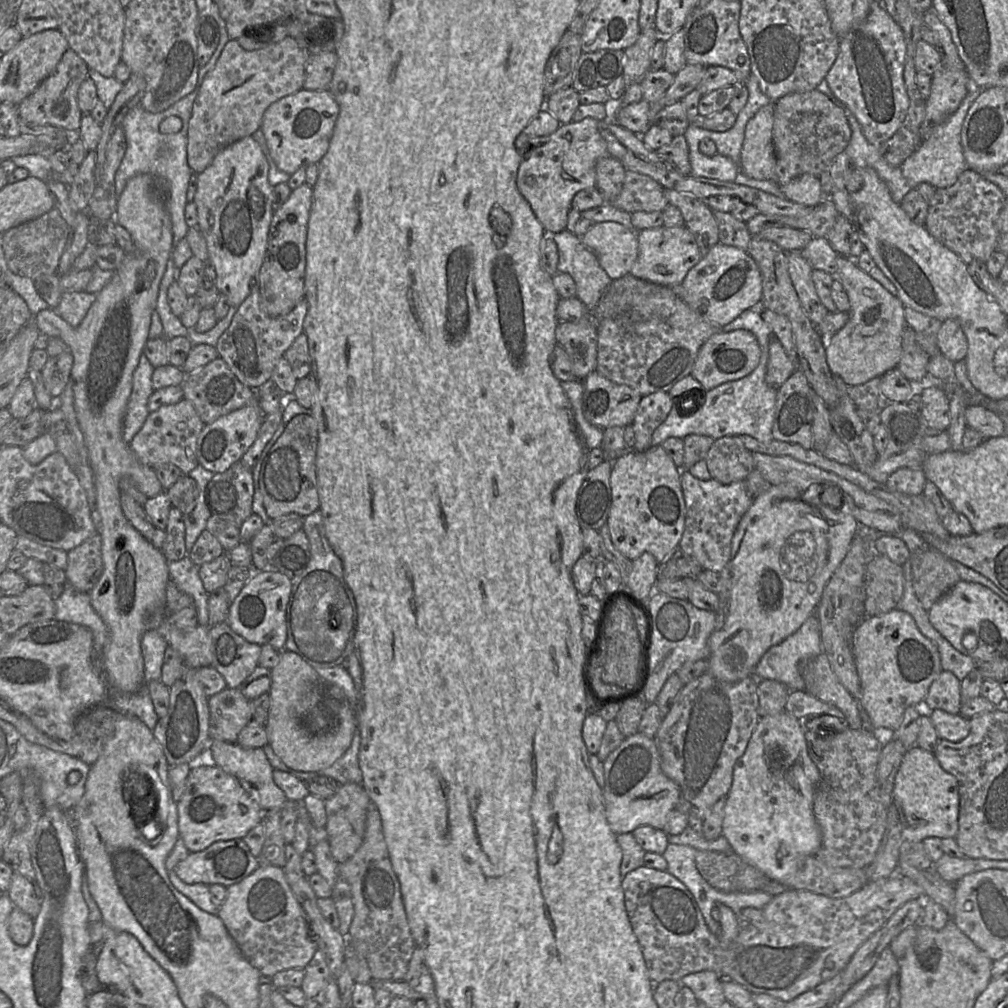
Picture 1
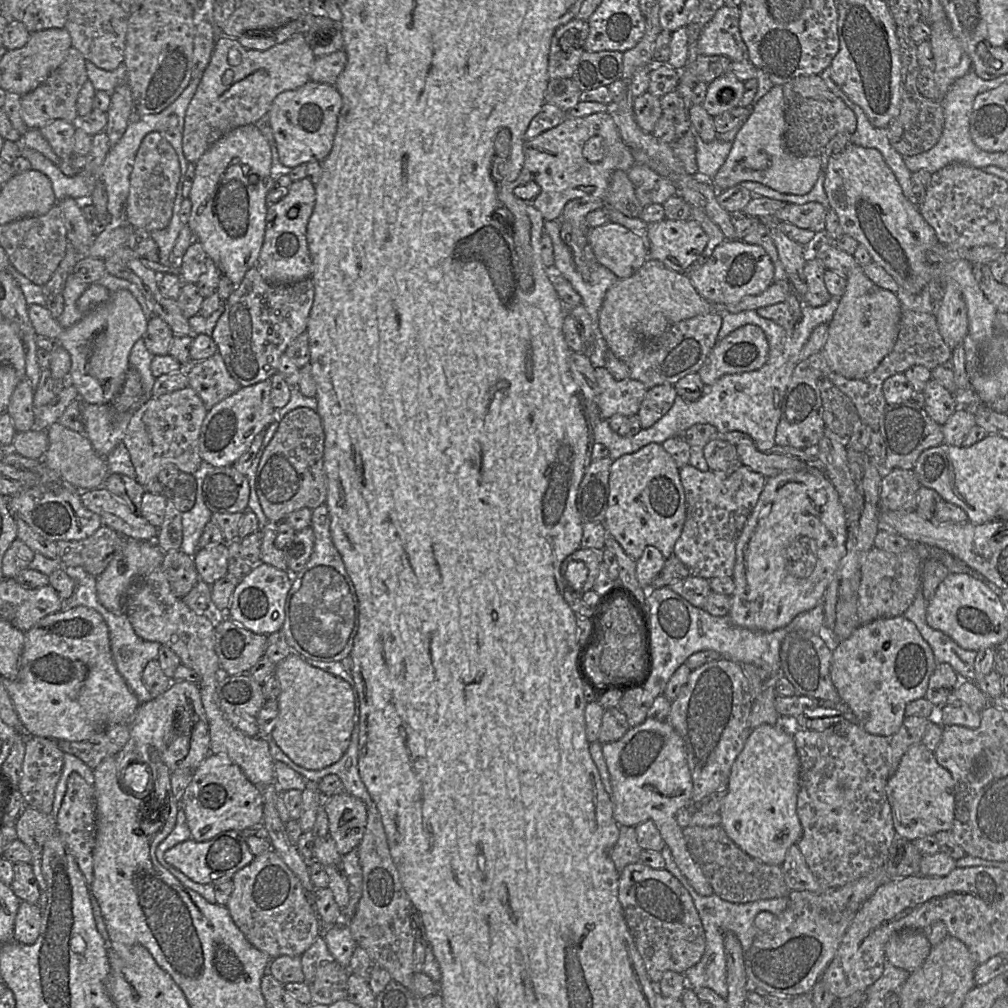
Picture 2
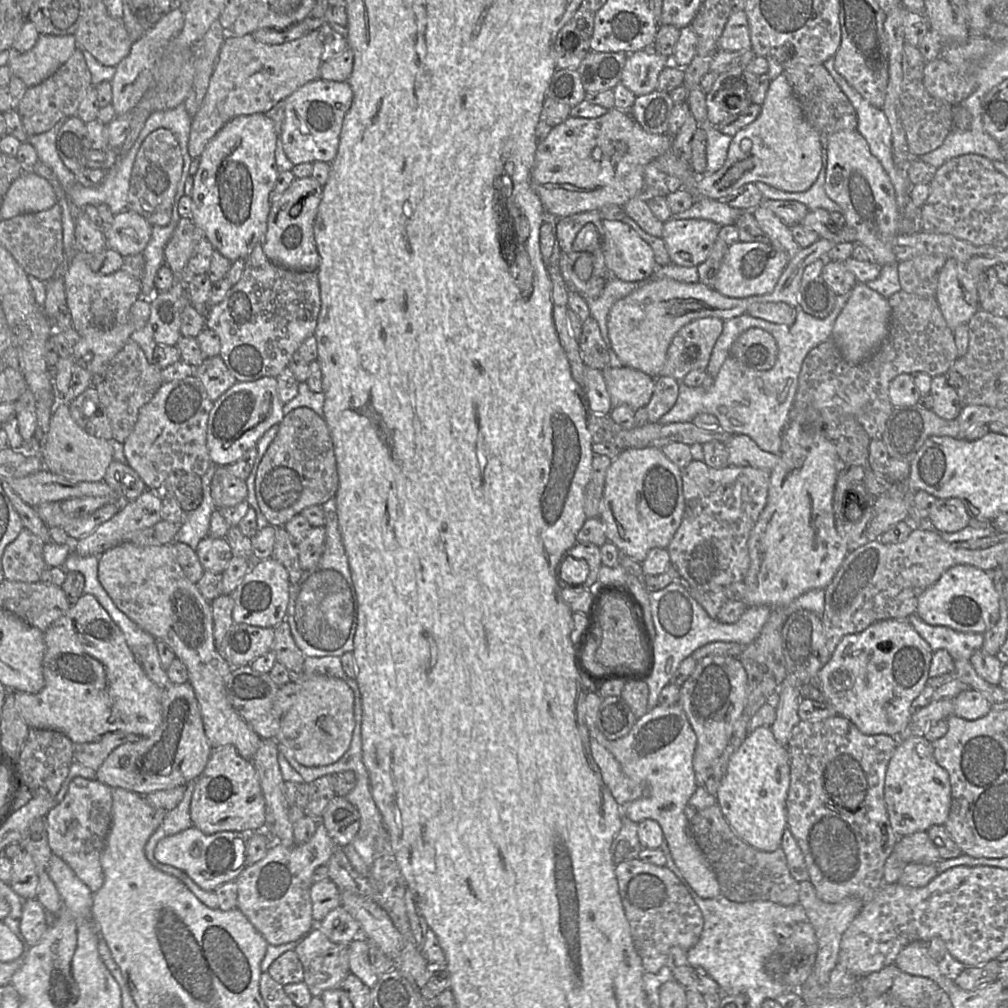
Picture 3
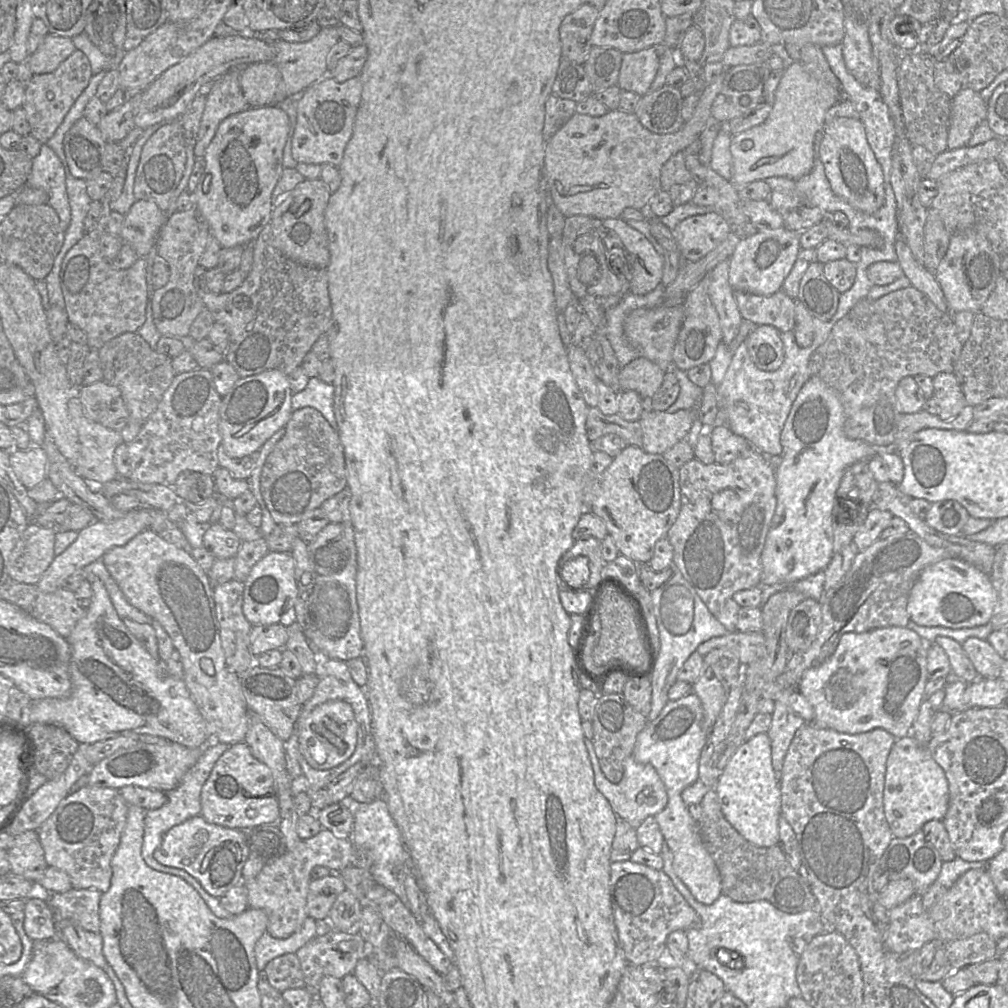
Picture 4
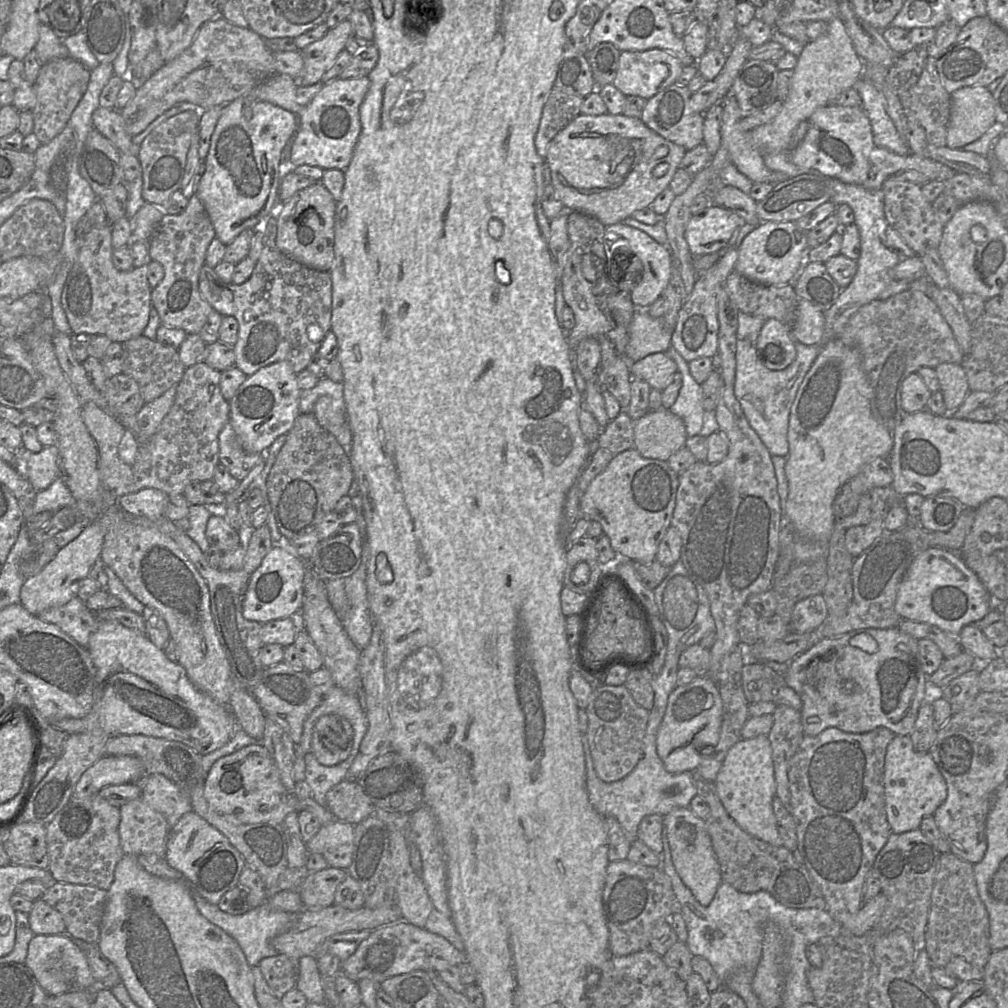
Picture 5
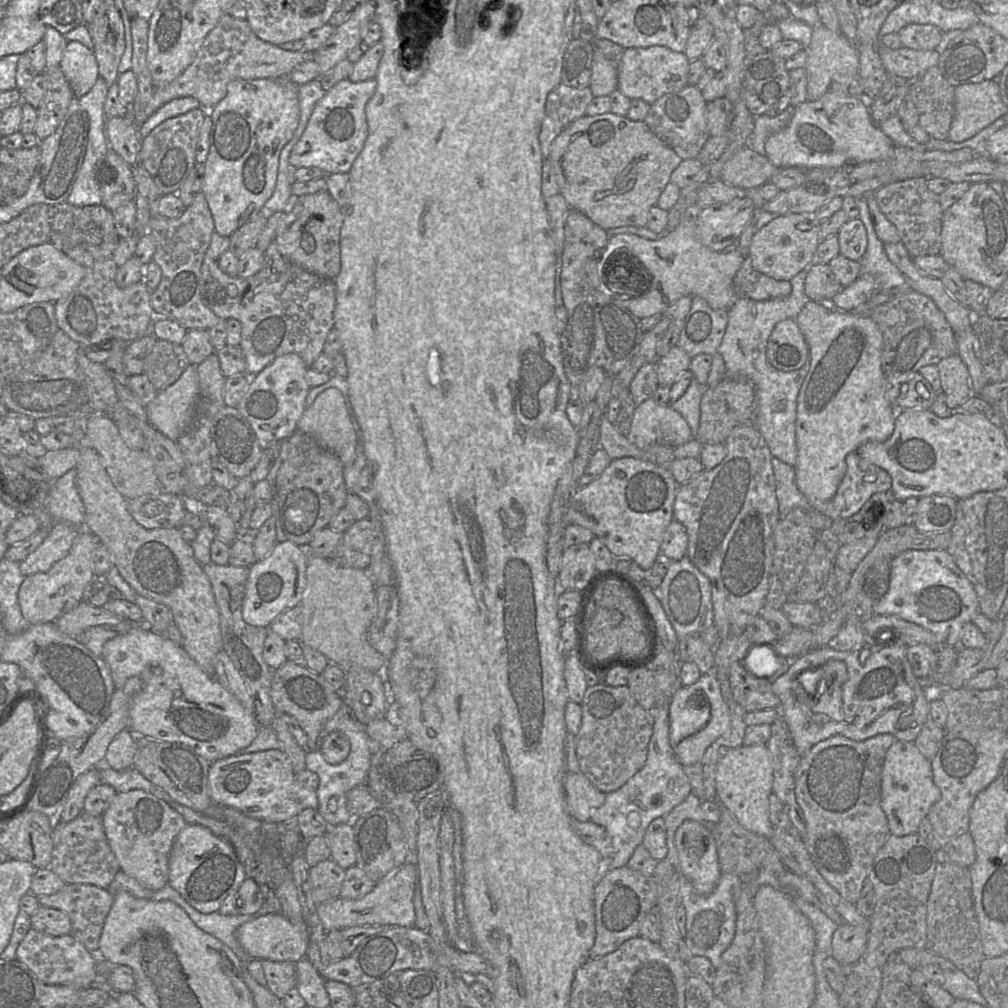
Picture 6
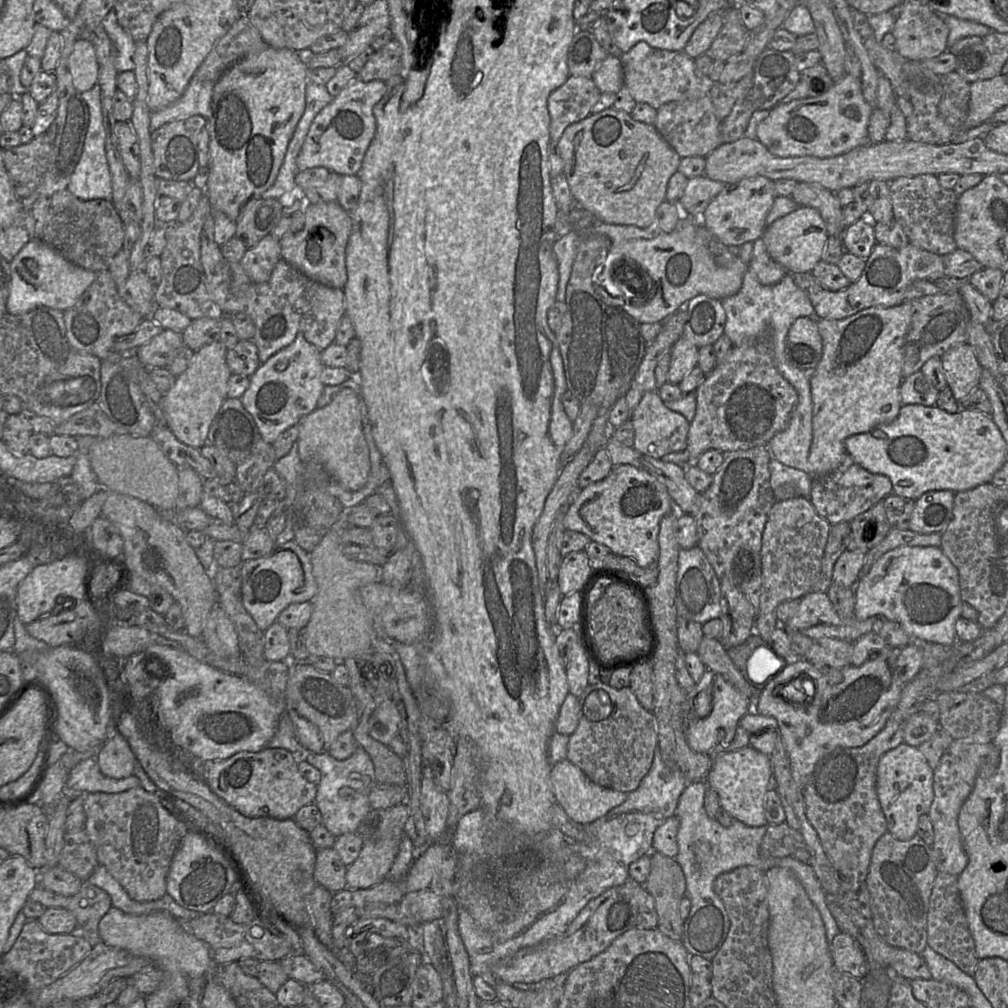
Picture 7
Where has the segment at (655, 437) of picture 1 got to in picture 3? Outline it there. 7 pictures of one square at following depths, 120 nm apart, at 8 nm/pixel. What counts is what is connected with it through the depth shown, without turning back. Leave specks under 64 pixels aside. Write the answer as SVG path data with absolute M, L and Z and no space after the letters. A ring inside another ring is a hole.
M850 293L837 295L832 312L823 319L815 318L801 307L796 307L796 319L790 326L768 322L747 313L725 320L706 368L711 382L707 382L707 387L689 387L679 381L679 393L674 406L657 422L690 422L700 413L712 414L718 419L719 426L729 434L747 435L761 450L780 454L782 432L790 419L802 362L812 348L831 338L834 323ZM752 327L769 332L777 343L776 362L769 370L755 370L730 356L730 349L735 340Z

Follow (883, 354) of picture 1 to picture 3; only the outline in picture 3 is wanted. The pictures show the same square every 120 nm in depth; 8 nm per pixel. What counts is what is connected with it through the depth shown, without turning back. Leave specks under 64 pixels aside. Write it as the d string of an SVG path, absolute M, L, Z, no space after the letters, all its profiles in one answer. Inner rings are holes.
M857 282L834 323L831 338L848 363L860 364L870 358L886 338L890 318L891 307L888 299L870 289L865 283Z

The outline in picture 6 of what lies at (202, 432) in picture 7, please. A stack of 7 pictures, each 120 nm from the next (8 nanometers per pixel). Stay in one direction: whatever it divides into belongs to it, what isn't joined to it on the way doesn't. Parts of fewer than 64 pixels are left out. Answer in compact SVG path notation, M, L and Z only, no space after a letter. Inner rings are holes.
M190 364L181 376L165 390L159 391L152 402L146 405L147 420L151 426L176 442L193 423L199 396L198 364Z

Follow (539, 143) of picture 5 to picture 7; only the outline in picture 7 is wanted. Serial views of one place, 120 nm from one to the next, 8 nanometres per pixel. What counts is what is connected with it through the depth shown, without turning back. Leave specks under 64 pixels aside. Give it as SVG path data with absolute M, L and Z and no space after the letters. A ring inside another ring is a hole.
M571 76L548 97L548 111L550 114L550 138L559 141L565 129L591 114L592 107L601 96L600 90L595 85L592 77Z

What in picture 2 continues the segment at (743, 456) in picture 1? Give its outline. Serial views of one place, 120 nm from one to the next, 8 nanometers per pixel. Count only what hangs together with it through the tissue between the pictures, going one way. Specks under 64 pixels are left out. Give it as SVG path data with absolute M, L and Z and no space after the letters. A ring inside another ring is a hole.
M714 439L703 448L703 456L710 471L729 475L741 465L736 447L726 441Z

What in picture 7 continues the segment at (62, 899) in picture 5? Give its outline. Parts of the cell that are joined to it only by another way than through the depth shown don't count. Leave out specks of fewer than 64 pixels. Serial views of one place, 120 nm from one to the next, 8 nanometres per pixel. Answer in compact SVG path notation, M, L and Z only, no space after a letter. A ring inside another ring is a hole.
M83 881L79 892L73 896L59 895L38 884L29 894L29 901L40 903L45 908L70 911L77 919L78 933L92 946L101 942L99 922L112 907L109 894L88 881Z

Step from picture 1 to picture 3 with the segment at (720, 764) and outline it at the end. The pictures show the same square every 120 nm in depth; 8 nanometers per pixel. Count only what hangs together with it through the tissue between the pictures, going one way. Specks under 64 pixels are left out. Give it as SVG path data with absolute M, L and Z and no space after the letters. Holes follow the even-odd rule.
M708 655L697 661L694 671L681 685L678 704L697 737L693 756L697 786L704 786L710 768L727 746L746 705L747 689L747 675L741 661L725 655Z

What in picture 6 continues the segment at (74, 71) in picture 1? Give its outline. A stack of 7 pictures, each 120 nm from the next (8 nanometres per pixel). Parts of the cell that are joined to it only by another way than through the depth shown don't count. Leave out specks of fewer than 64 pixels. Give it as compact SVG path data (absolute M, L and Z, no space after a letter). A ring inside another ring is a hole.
M58 67L44 72L44 97L37 107L34 134L39 141L50 136L64 118L68 107L75 98L73 90Z

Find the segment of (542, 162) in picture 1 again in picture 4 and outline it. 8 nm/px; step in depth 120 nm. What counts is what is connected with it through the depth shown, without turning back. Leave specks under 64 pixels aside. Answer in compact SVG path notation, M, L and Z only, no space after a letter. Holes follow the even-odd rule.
M726 68L711 84L705 86L692 117L674 133L653 133L641 124L634 112L626 112L620 109L608 110L602 116L575 112L545 143L544 170L551 203L565 217L586 215L600 220L618 218L627 207L647 211L650 199L662 190L660 183L661 167L671 156L684 150L699 137L707 119L711 116L711 106L721 91L725 74Z

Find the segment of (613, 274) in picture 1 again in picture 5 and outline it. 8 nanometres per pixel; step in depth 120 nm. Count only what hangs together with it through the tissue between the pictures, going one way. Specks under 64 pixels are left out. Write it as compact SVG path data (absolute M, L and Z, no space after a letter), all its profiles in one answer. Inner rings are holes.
M616 223L605 226L604 239L609 237L617 237L618 243L625 243L627 254L633 254L633 271L629 272L627 276L636 277L636 285L630 292L632 304L636 309L646 309L652 304L660 295L669 283L673 257L667 246L661 245L645 232L623 223Z

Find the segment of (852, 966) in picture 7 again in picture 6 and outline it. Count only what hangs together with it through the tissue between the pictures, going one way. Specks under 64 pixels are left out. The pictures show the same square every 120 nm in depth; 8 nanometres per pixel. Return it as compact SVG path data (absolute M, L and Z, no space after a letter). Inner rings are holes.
M839 925L832 936L832 957L840 965L856 962L866 949L868 932L864 926Z

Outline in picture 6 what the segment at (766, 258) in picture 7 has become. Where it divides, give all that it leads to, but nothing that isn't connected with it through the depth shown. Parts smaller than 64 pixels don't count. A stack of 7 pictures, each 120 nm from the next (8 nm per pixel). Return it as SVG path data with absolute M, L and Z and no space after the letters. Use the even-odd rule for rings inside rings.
M748 255L733 278L733 288L738 298L757 301L783 298L791 293L788 280L776 280L755 270Z

